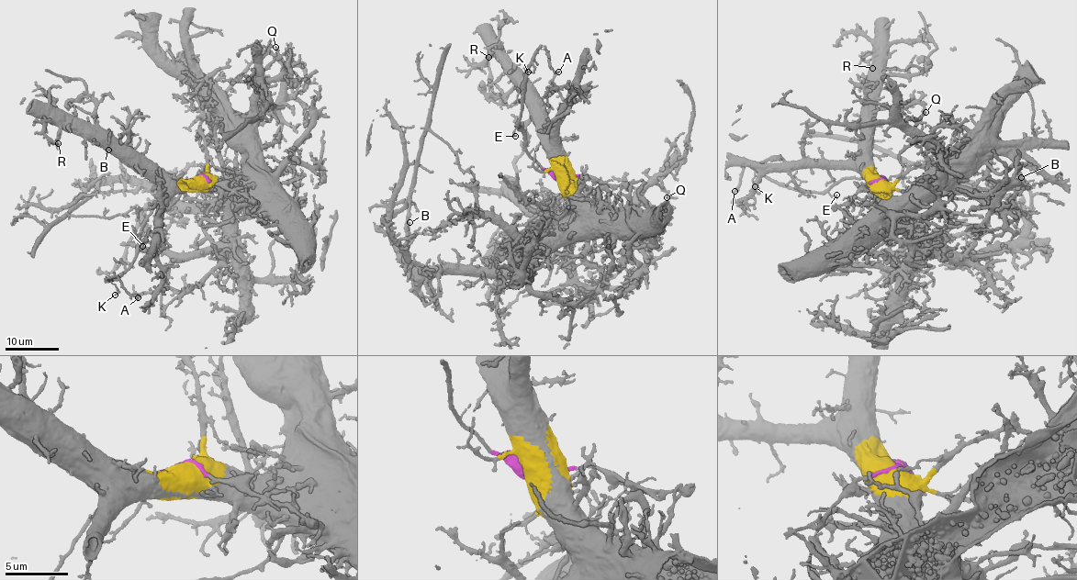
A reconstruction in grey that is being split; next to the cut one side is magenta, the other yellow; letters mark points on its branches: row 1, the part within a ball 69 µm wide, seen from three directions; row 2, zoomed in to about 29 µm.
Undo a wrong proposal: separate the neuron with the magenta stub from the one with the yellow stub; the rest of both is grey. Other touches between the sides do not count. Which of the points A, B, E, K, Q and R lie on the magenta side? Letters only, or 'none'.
A, E, K

